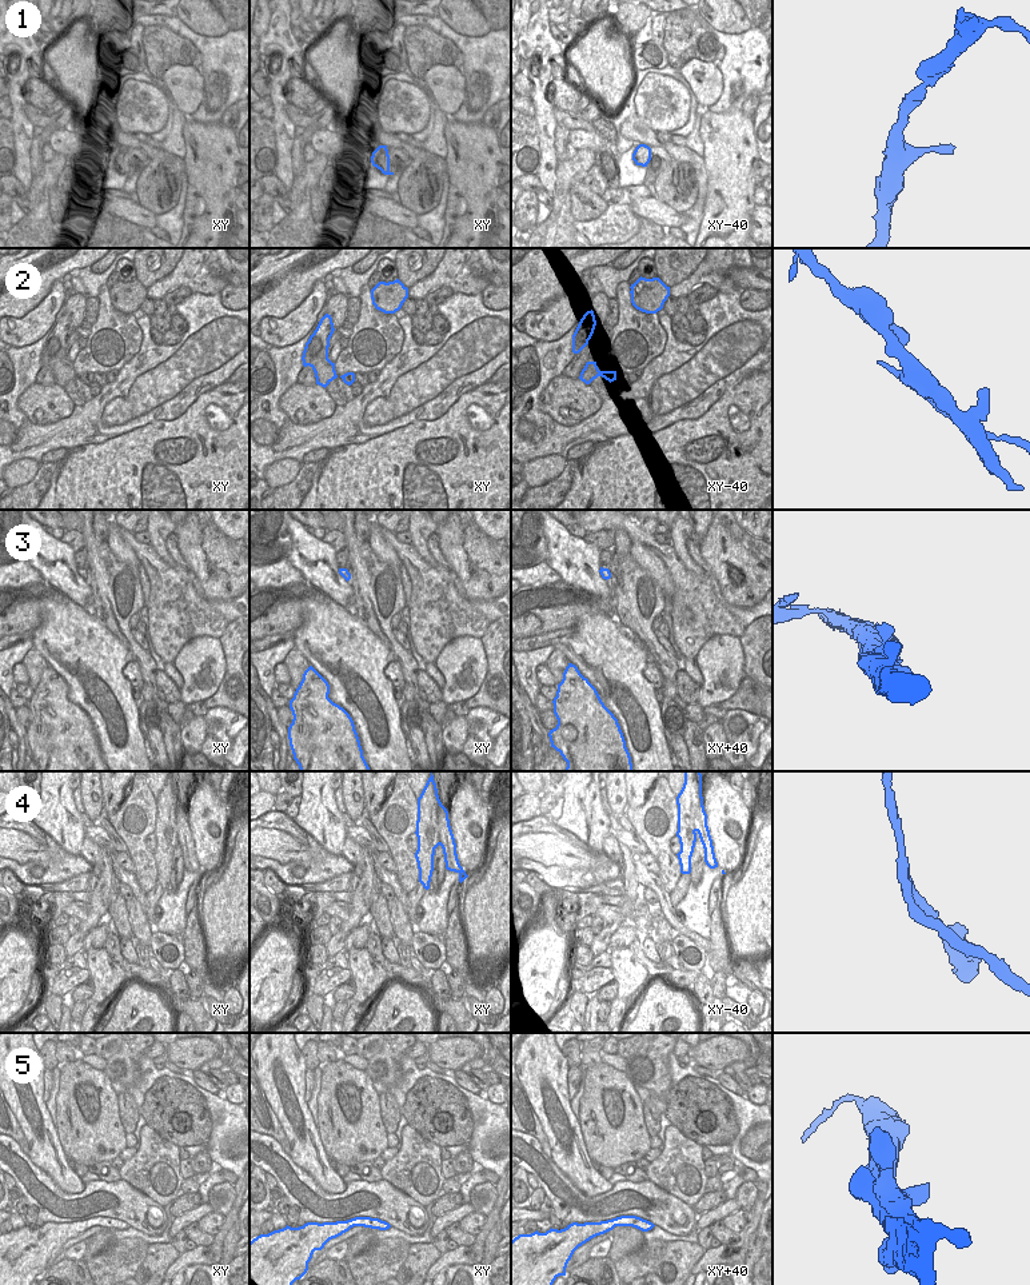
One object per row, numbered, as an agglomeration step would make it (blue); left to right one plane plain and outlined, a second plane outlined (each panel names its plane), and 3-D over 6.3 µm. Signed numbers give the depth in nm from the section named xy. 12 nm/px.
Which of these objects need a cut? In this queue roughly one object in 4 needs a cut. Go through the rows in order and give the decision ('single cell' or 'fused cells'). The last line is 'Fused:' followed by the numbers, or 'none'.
1: single cell
2: single cell
3: single cell
4: single cell
5: single cell
Fused: none

